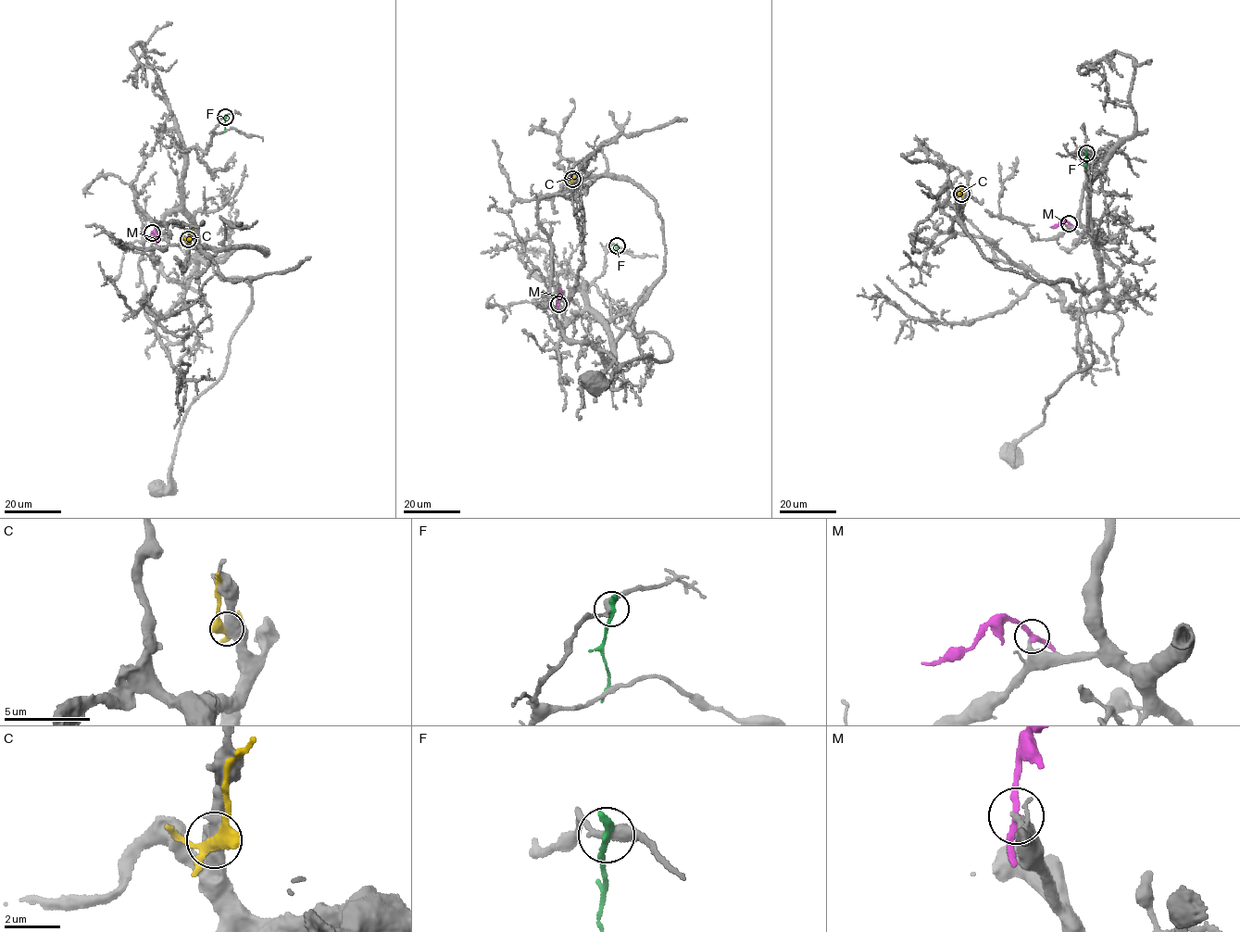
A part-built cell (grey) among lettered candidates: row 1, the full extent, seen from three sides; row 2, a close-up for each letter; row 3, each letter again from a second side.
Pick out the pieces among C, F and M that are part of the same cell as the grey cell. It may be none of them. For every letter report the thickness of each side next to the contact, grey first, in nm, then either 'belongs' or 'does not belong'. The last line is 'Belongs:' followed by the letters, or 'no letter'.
C: 550/320 nm | does not belong
F: 360/340 nm | does not belong
M: 240/260 nm | does not belong
Belongs: no letter

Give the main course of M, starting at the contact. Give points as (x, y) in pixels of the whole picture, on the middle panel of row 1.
M: (558, 304), (559, 289)

